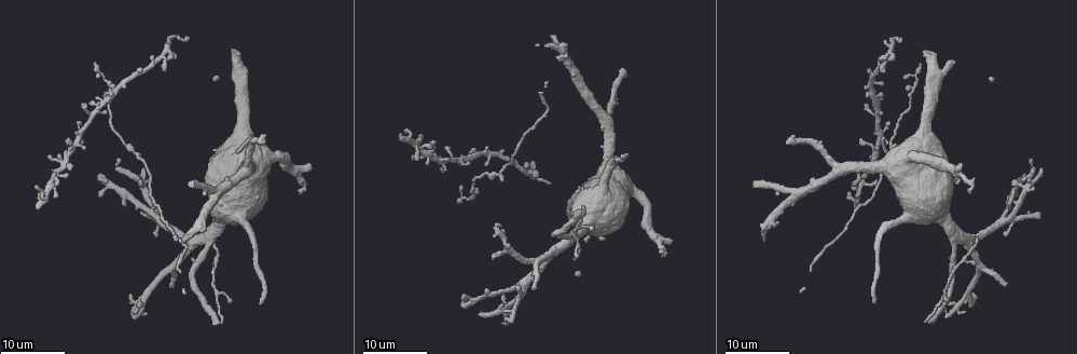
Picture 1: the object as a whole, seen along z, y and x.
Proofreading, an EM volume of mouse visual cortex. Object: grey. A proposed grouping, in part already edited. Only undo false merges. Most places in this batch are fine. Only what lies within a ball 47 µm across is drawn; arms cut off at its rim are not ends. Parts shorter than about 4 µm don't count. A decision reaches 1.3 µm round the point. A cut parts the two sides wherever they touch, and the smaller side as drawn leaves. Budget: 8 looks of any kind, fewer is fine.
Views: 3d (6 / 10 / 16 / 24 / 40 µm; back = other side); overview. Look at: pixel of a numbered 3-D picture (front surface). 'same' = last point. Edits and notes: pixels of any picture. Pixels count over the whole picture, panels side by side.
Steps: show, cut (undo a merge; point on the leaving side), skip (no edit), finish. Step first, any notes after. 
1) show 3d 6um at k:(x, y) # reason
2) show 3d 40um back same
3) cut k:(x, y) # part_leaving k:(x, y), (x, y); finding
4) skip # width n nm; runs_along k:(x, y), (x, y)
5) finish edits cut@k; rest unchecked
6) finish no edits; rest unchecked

show 3d 16um at 1:(135, 155) # calibre changes

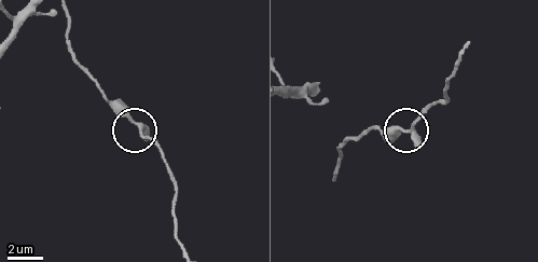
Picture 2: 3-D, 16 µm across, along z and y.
show 3d 6um at 2:(141, 127)

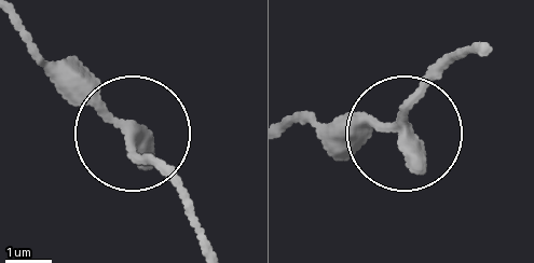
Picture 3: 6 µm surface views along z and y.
skip # arms 3; runs_along 3:(483, 40), (391, 134), (290, 122); continuous, no second neuron

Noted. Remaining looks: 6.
show 3d 16um at 1:(1014, 214) # a fork

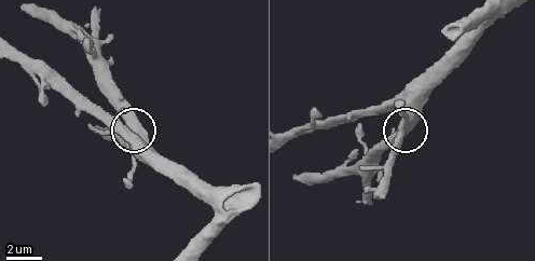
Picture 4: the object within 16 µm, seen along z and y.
show 3d 10um same

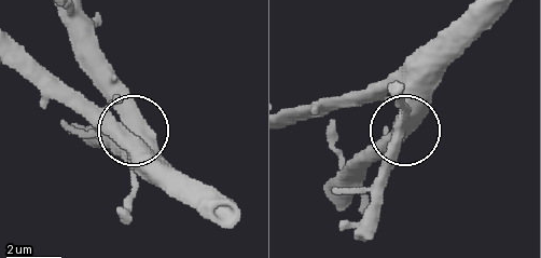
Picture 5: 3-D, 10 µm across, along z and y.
skip # all the same neuron

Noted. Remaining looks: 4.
show 3d 16um at 1:(214, 260) # three-way junction

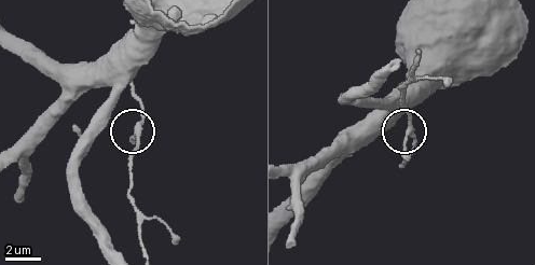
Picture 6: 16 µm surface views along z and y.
show 3d 6um at 6:(408, 133)

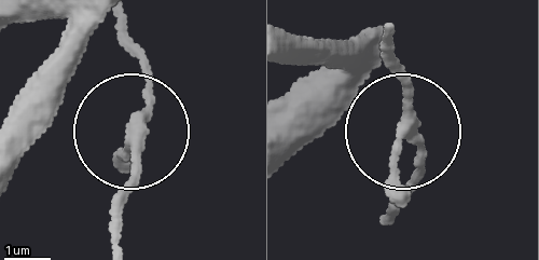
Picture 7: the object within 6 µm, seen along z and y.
skip # runs_along 7:(118, 238), (140, 45); continuous, no second neuron

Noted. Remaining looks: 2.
show 3d 16um at 1:(911, 96) # sudden change in width

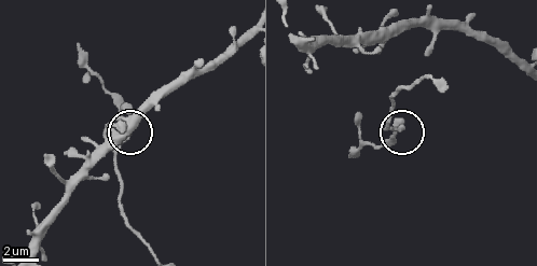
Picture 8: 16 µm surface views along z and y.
show 3d 6um at 8:(402, 129)

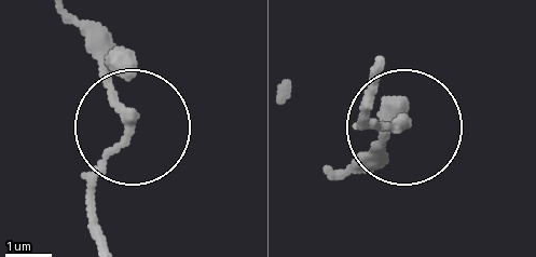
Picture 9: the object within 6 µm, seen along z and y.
skip # runs_along 9:(101, 240), (91, 183), (133, 112), (94, 46); continuous, no second neuron

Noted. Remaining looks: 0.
finish no edits; rest unchecked

